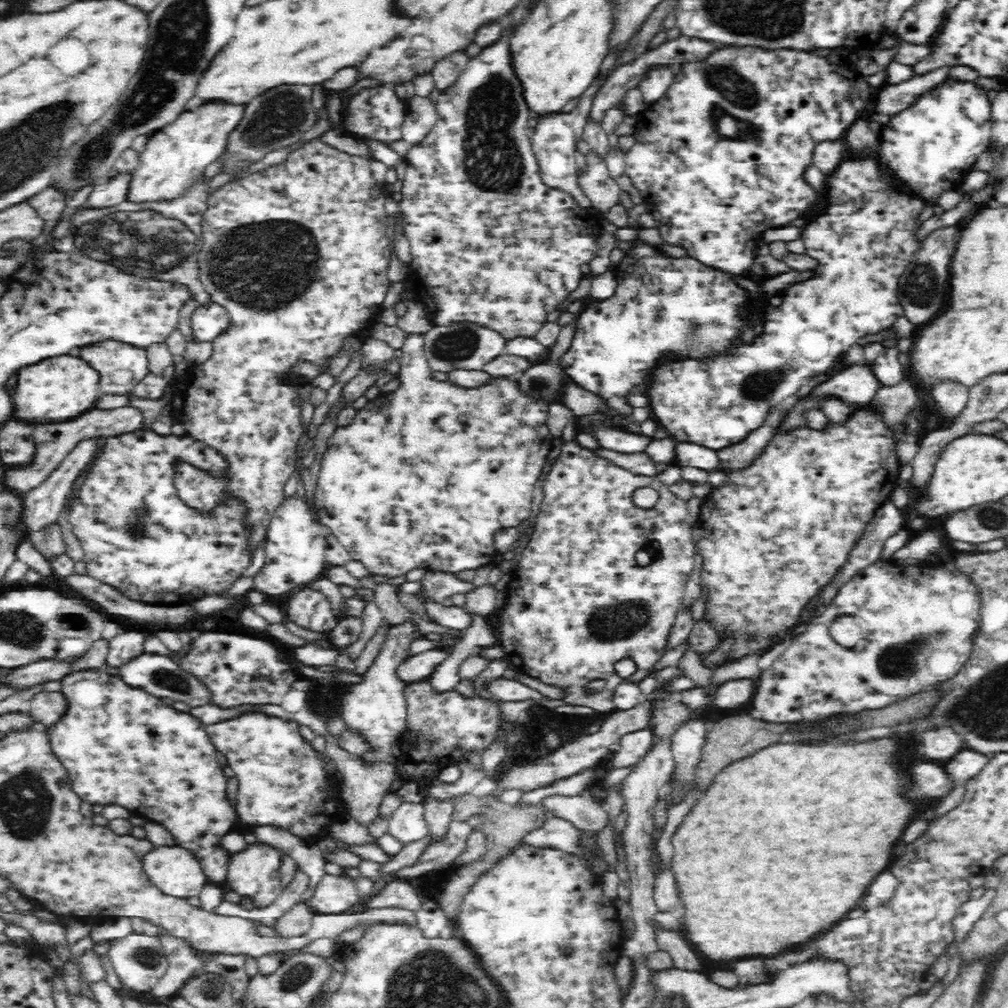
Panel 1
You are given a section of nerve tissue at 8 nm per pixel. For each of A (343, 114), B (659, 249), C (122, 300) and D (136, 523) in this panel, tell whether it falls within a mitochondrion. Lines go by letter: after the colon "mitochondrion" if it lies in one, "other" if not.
A: other
B: other
C: other
D: mitochondrion

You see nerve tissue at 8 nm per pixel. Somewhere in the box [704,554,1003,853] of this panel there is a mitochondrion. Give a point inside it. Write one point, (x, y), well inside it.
(902, 659)

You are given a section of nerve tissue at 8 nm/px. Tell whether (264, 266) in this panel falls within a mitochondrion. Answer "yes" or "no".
yes

